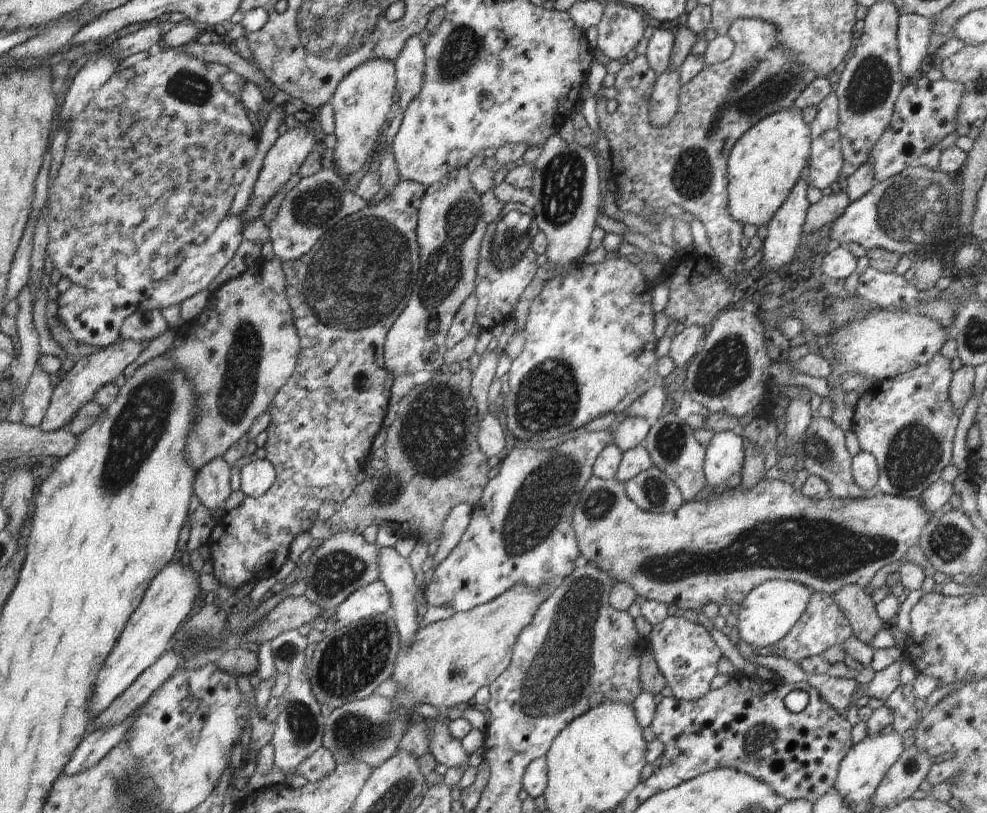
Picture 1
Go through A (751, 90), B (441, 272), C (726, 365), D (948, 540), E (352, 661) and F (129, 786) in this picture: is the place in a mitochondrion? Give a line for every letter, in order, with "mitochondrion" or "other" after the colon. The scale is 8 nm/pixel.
A: mitochondrion
B: mitochondrion
C: mitochondrion
D: mitochondrion
E: mitochondrion
F: mitochondrion

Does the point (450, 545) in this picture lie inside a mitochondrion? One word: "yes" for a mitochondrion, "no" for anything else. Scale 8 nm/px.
no

